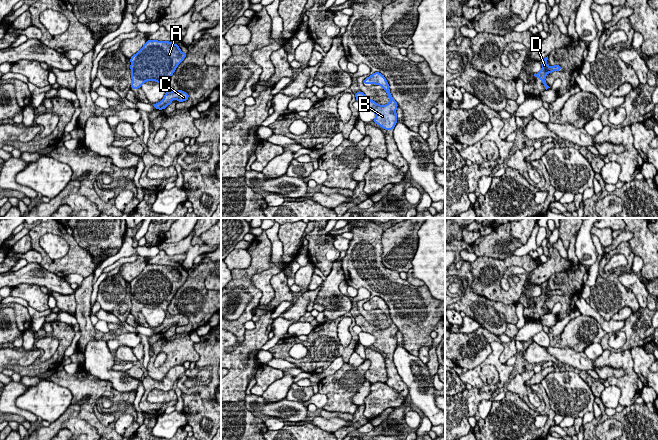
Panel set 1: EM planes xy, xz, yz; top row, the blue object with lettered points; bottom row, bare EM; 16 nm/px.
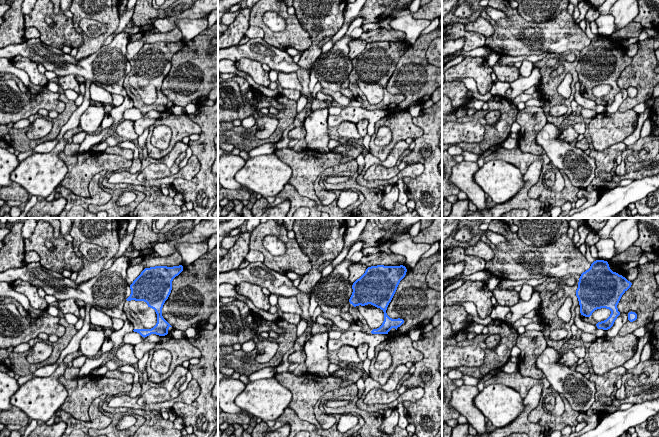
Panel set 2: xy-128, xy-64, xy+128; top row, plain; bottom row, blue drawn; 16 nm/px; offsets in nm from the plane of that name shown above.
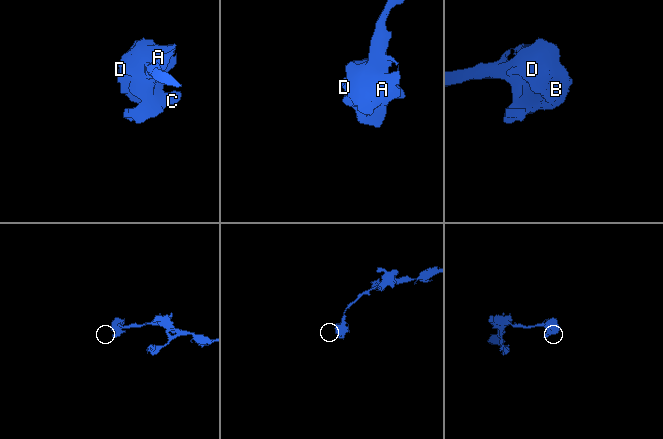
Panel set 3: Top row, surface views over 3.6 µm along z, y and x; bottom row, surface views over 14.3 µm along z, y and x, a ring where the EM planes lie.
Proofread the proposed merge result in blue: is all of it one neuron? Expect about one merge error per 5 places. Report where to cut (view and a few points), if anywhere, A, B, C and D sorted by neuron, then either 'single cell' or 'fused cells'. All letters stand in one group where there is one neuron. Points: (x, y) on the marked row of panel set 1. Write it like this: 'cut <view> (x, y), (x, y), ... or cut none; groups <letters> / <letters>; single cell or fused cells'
cut none; groups A B C D; single cell

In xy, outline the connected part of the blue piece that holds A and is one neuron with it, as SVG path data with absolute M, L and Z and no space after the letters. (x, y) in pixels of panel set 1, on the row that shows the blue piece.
M147 40L143 47L130 58L131 89L139 89L146 81L156 81L167 90L163 99L153 106L165 109L174 99L187 101L189 94L182 90L169 91L167 84L178 65L187 56L176 43Z

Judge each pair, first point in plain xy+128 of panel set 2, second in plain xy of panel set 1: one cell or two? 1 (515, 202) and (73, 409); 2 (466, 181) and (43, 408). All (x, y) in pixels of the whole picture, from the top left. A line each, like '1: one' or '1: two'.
1: one
2: two

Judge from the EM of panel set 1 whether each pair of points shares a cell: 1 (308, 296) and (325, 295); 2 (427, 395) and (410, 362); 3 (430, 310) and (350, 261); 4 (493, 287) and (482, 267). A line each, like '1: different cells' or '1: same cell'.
1: different cells
2: same cell
3: same cell
4: same cell

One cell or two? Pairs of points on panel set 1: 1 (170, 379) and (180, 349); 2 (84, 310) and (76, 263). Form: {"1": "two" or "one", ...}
{"1": "two", "2": "two"}

